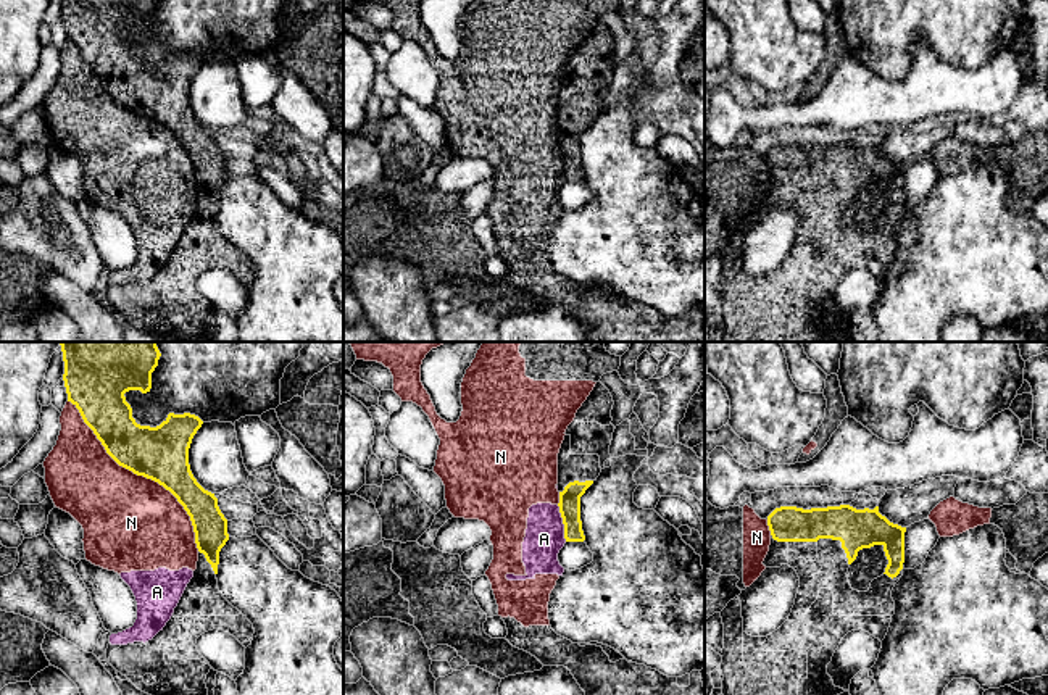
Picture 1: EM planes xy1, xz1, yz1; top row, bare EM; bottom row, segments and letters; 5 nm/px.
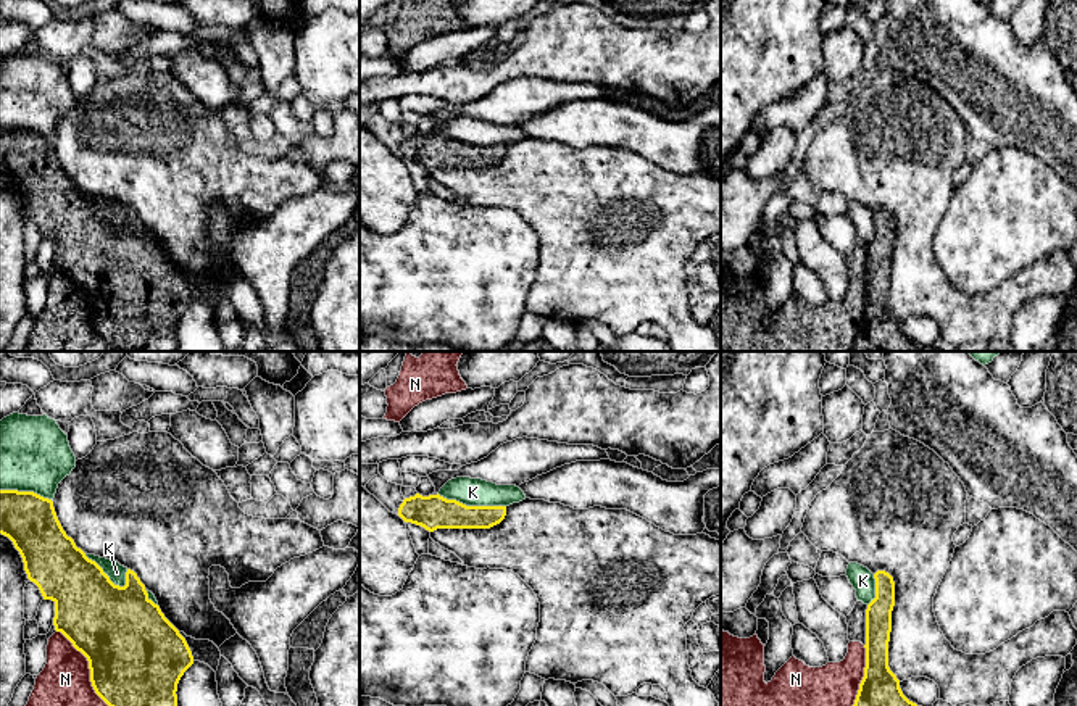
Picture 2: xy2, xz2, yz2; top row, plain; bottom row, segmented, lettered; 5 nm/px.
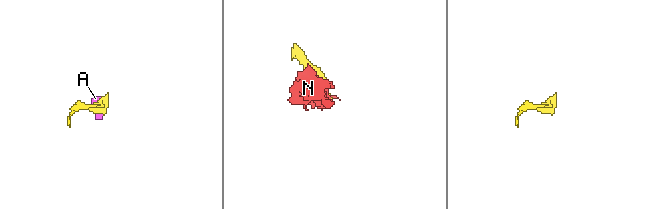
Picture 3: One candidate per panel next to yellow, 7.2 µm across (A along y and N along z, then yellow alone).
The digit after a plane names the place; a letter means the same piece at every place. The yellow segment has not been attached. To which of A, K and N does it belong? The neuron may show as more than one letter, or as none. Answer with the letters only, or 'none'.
none

